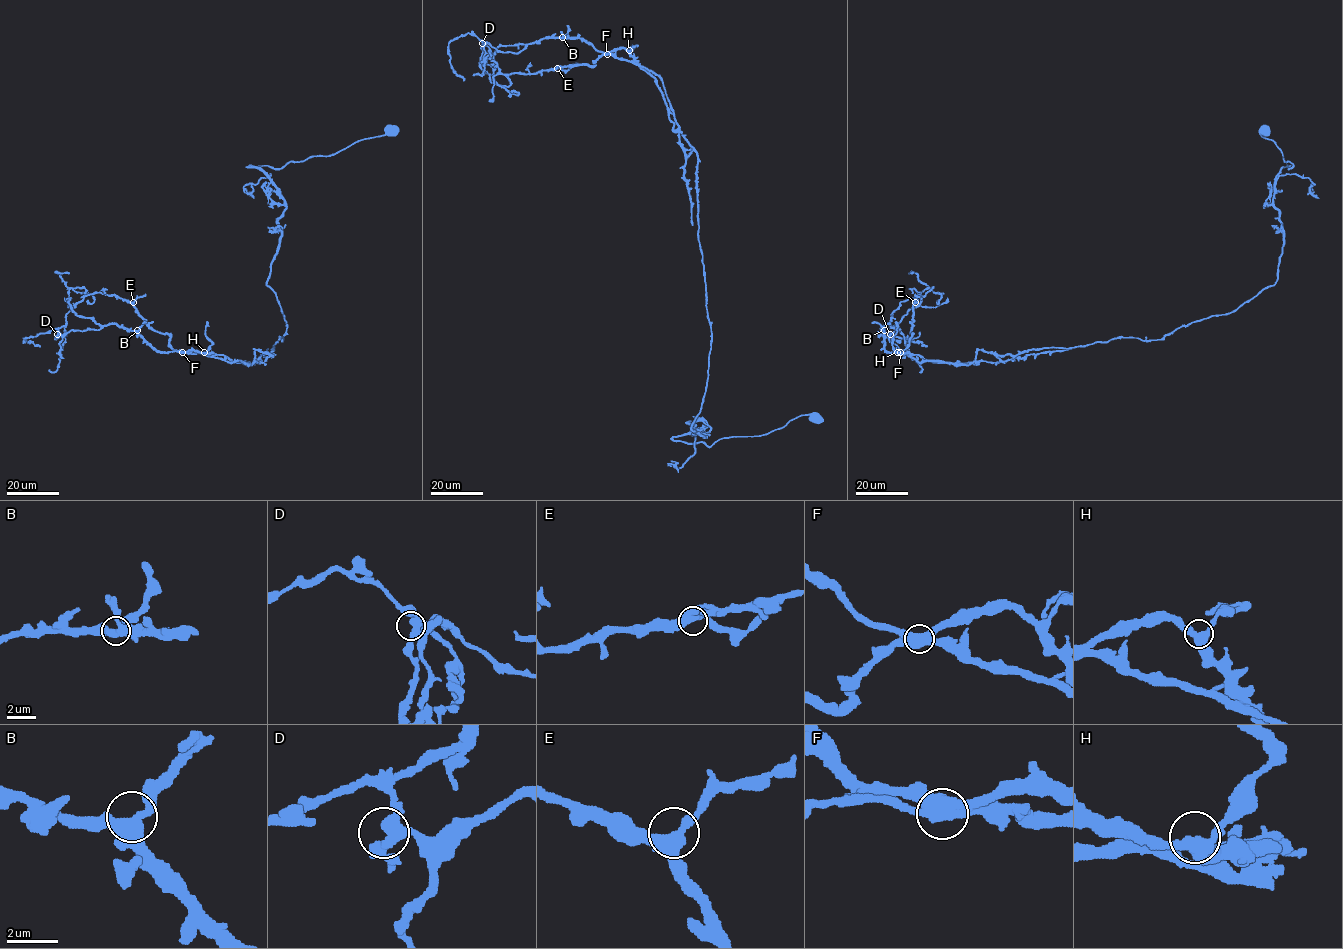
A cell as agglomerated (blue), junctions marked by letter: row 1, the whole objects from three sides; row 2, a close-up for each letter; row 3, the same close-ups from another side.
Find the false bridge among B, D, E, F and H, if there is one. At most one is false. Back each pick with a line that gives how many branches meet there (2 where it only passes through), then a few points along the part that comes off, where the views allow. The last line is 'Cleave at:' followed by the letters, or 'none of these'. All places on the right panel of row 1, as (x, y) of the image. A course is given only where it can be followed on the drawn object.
F: Branches: 4. Course of the part to remove: (900, 352), (918, 362), (941, 361), (968, 365), (975, 361), (997, 362), (1072, 348)
Cleave at: F

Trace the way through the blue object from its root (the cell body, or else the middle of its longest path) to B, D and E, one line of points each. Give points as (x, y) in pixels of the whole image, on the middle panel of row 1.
B: (815, 418), (710, 446), (672, 438), (710, 429), (691, 429), (712, 335), (697, 152), (658, 75), (562, 37)
D: (815, 418), (672, 438), (710, 429), (691, 429), (712, 335), (697, 152), (645, 68), (578, 38), (482, 43)
E: (815, 418), (672, 438), (710, 429), (691, 429), (712, 335), (697, 152), (645, 68), (557, 68)

